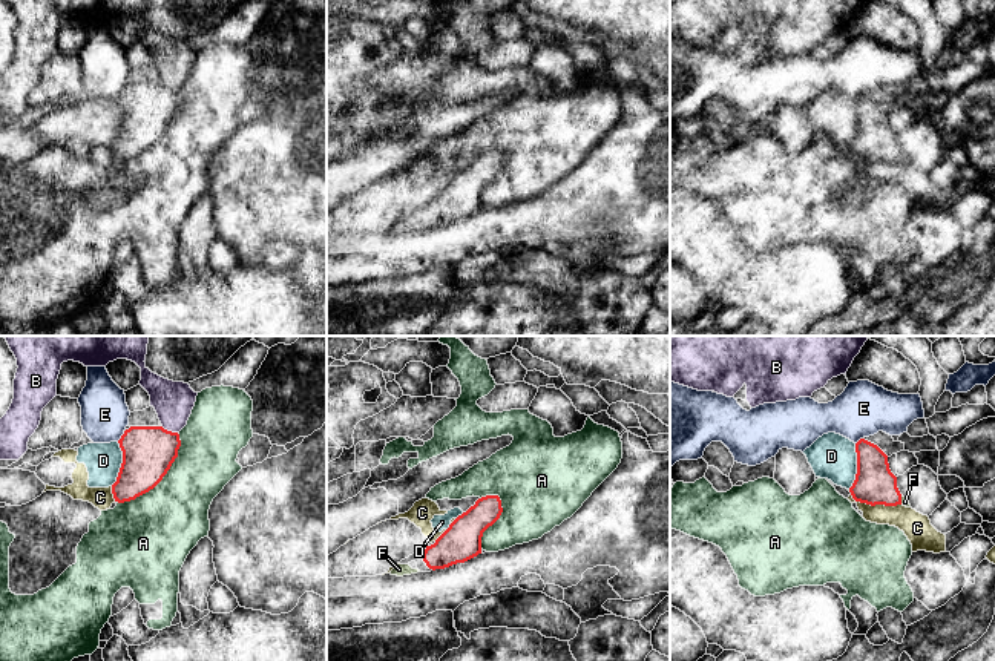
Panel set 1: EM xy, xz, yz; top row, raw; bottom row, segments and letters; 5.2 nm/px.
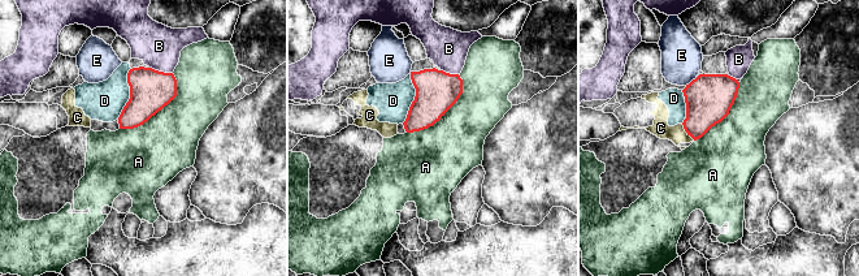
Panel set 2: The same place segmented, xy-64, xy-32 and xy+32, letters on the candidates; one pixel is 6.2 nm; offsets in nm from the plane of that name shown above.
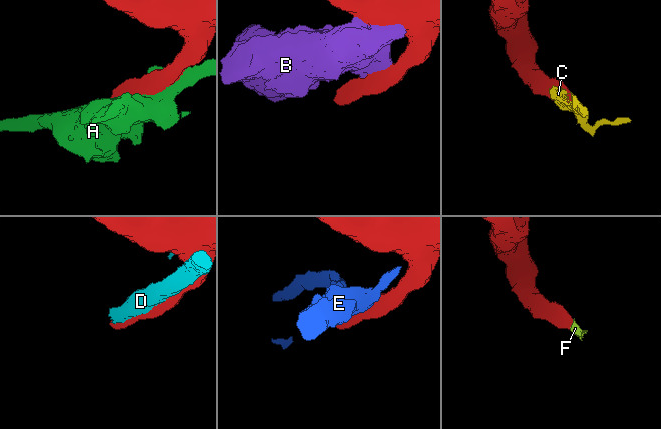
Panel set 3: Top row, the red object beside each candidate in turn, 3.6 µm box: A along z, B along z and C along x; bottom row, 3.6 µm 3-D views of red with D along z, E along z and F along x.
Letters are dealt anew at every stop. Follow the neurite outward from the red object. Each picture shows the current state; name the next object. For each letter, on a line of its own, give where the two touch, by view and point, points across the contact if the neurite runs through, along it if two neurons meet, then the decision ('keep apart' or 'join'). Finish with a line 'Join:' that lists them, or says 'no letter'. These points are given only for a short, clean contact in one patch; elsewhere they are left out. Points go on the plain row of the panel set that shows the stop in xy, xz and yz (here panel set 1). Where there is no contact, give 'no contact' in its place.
A: contact xy (161, 135); keep apart
B: contact xy (169, 88); keep apart
C: contact yz (876, 160); border yz (850, 151), (856, 157), (871, 161), (900, 161); keep apart
D: contact yz (857, 123); keep apart
E: contact xy (121, 92); border xy (124, 88), (117, 97); keep apart
F: contact yz (900, 157); way yz (874, 140), (900, 157), (905, 158); join
Join: F

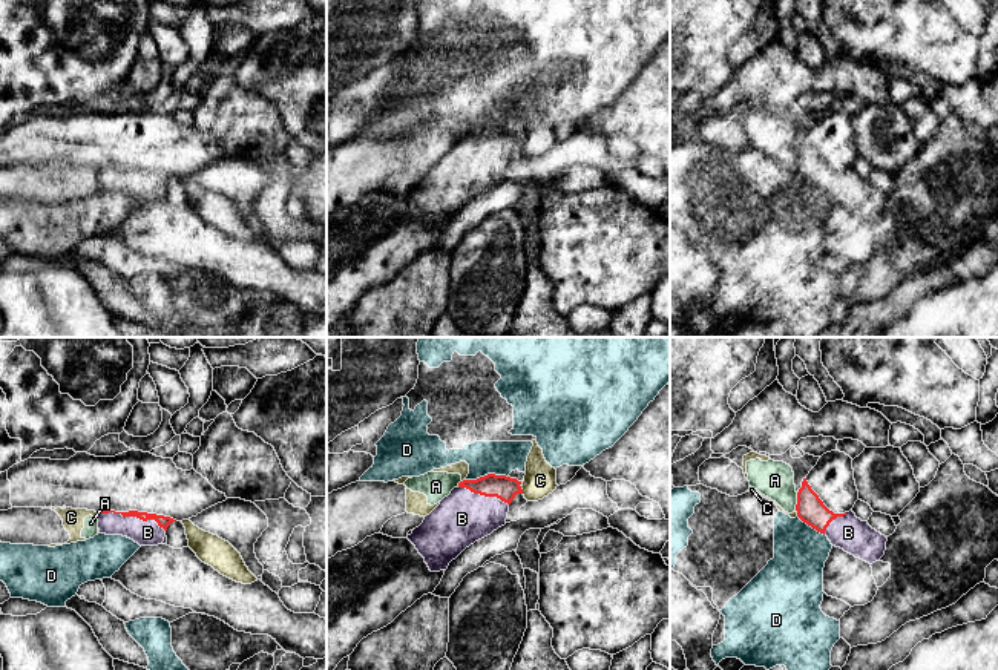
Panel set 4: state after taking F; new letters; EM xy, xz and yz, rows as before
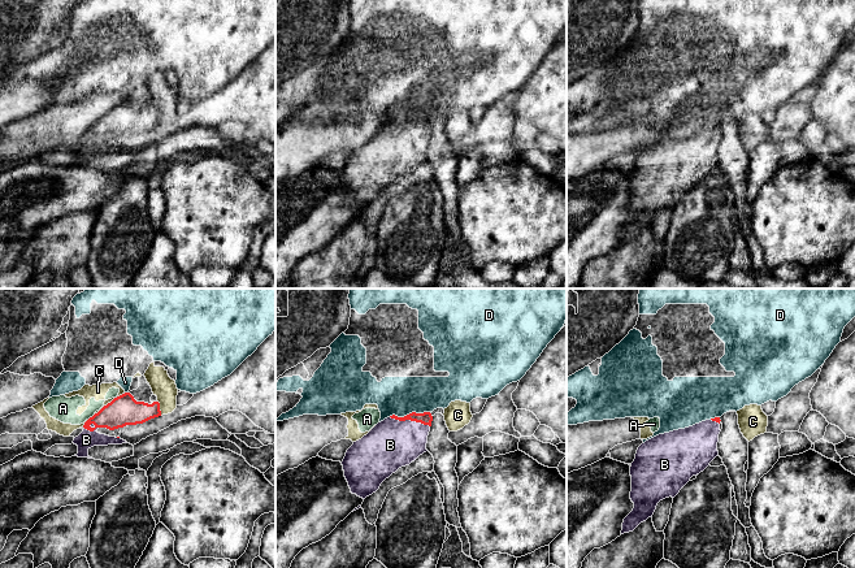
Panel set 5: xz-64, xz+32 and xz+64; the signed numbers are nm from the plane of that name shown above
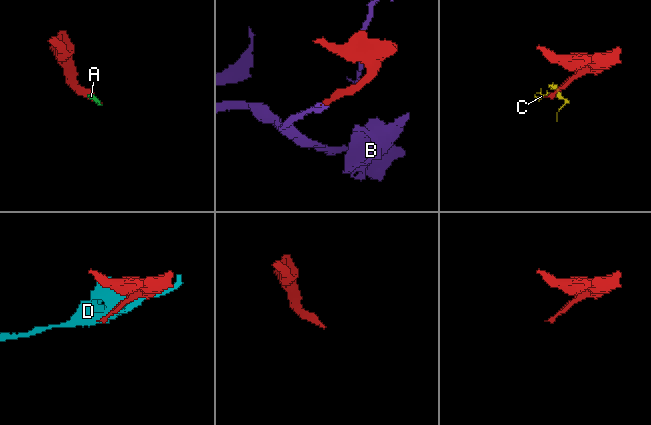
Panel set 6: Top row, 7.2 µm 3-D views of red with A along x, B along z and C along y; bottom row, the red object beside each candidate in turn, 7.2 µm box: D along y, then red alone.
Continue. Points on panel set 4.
A: contact yz (797, 158); border yz (797, 149), (794, 166); keep apart
B: contact xy (132, 172); way xy (163, 178), (140, 177), (132, 172), (147, 189); join
C: contact xz (521, 146); border xz (520, 143), (523, 149); keep apart
D: contact xz (488, 131); keep apart
Join: B

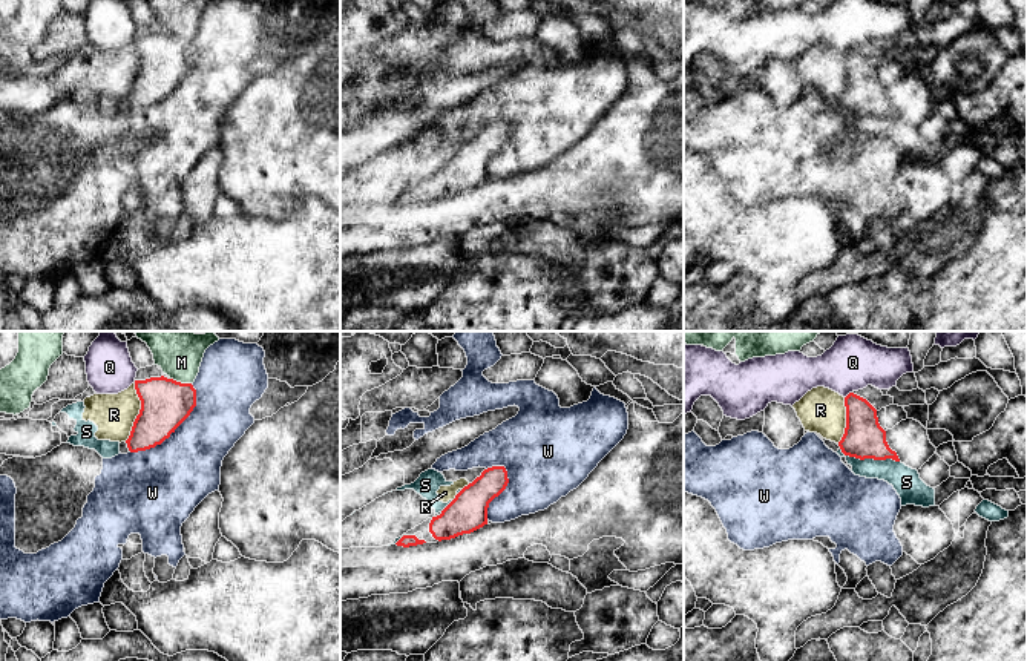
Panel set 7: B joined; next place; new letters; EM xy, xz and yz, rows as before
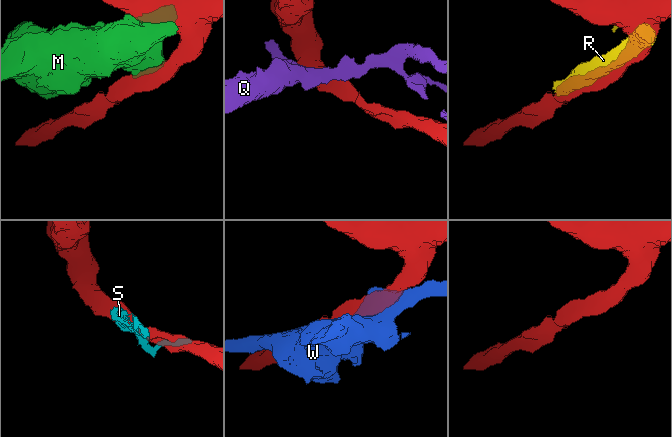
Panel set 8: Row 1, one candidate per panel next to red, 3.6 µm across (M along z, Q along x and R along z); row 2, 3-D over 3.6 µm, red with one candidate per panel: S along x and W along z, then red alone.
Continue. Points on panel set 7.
M: contact xy (180, 39); keep apart
Q: contact yz (848, 51); keep apart
R: contact xy (140, 68); keep apart
S: contact yz (869, 114); border yz (839, 105), (845, 111), (860, 115), (894, 115), (899, 118); keep apart
W: contact xy (175, 85); keep apart
Join: no letter

